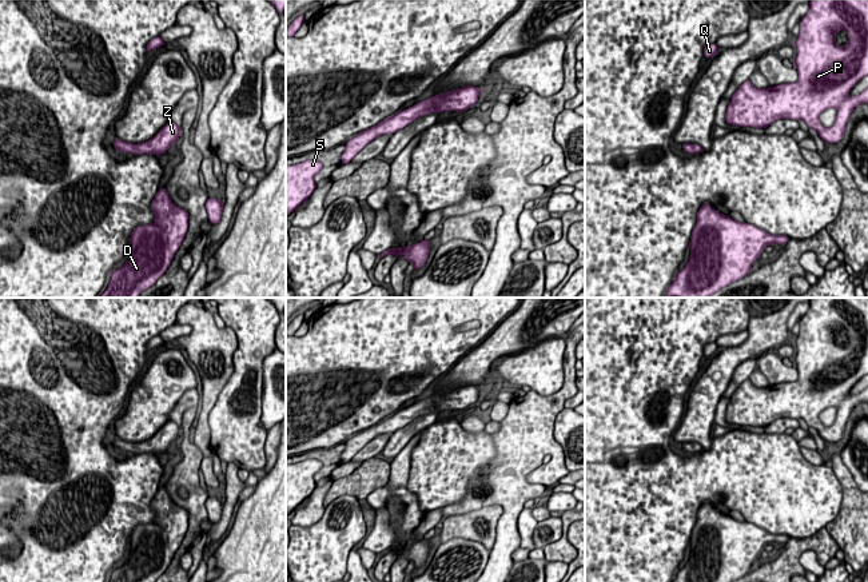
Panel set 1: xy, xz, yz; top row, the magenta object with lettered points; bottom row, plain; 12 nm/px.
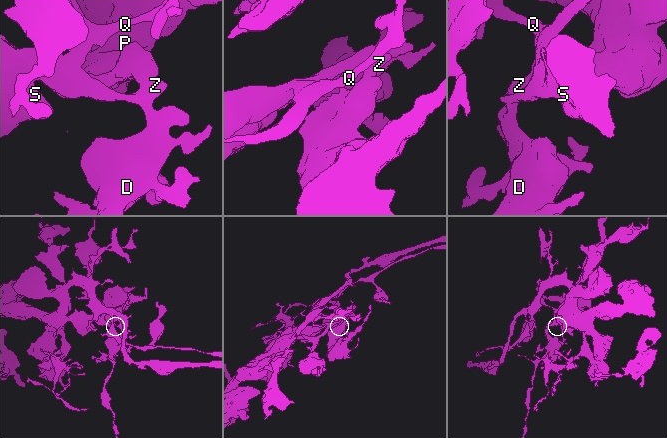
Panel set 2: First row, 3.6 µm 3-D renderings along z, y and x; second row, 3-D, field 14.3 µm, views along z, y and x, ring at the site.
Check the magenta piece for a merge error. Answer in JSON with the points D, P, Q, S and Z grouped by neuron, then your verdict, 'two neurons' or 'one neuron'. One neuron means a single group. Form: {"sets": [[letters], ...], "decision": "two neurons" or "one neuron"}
{"sets": [["D", "P", "Q", "S", "Z"]], "decision": "one neuron"}

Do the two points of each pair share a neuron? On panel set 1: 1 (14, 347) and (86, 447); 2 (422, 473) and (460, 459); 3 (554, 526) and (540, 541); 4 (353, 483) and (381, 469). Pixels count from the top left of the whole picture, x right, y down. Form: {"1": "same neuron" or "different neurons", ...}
{"1": "same neuron", "2": "same neuron", "3": "same neuron", "4": "same neuron"}

